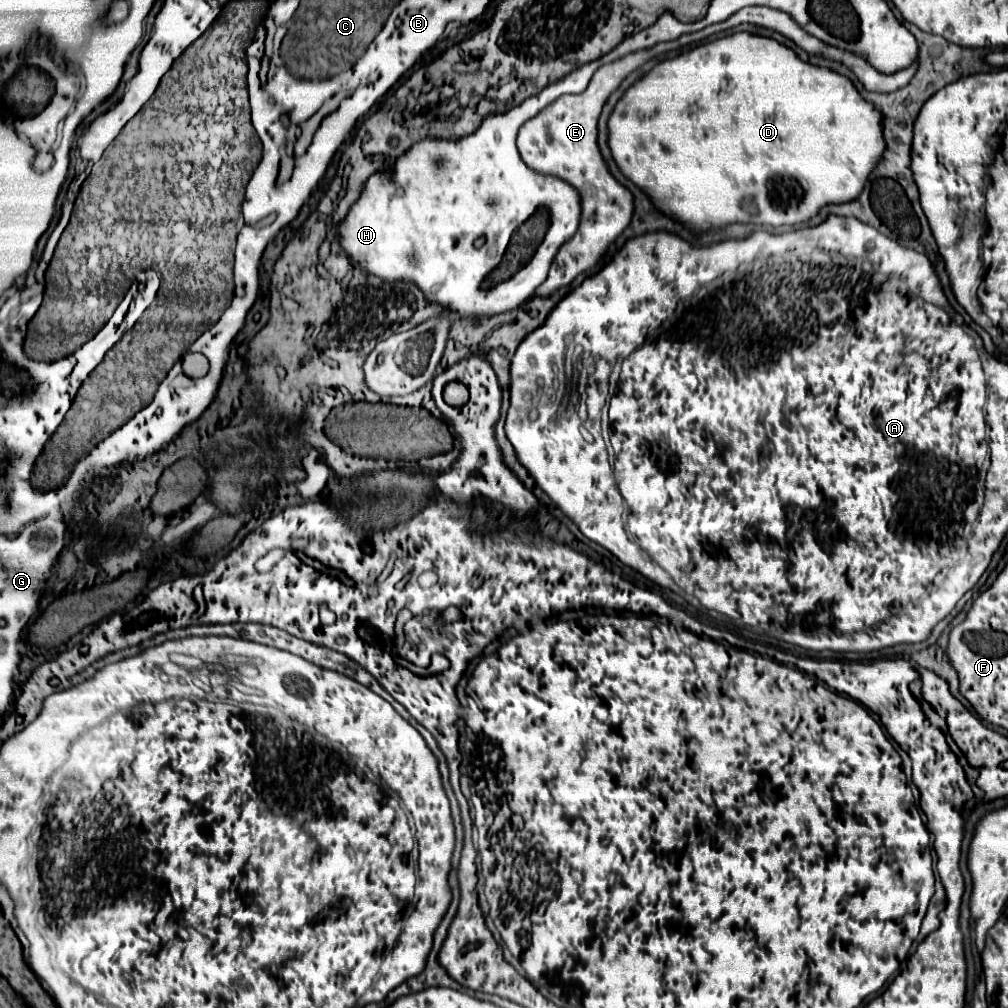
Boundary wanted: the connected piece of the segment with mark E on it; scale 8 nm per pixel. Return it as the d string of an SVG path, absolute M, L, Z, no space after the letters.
M674 39L668 43L658 43L650 49L634 51L634 53L624 55L612 63L606 63L594 73L594 77L584 93L562 95L560 99L556 99L554 103L544 107L536 117L528 119L520 127L518 151L524 159L524 163L528 167L536 169L540 175L552 175L552 177L558 177L558 179L566 181L568 185L576 187L580 193L580 209L582 209L580 231L576 231L576 235L572 235L572 239L568 239L568 243L564 243L558 249L558 253L550 265L548 279L534 293L534 297L550 297L560 287L570 285L580 273L586 273L592 267L596 267L598 261L602 259L602 255L606 253L608 245L612 245L616 241L616 237L630 225L632 211L634 211L632 195L628 193L628 189L618 185L618 181L610 175L606 163L602 161L602 155L600 155L600 149L596 143L596 137L598 137L596 123L598 123L602 105L606 103L610 93L620 85L620 81L630 71L634 71L642 63L646 63L650 57L656 57L666 51L676 51L676 49L680 49L680 41Z

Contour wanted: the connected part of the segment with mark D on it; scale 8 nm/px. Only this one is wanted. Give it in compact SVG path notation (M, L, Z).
M740 31L694 47L692 51L678 57L664 59L656 63L646 75L642 75L634 85L630 85L608 117L608 147L620 173L642 193L646 193L658 211L662 211L672 221L680 221L692 235L702 235L710 229L720 229L732 223L756 223L770 227L796 225L812 219L824 205L840 205L856 199L886 151L882 119L884 117L874 107L874 103L868 103L848 77L802 61L790 47L778 43L776 39Z

